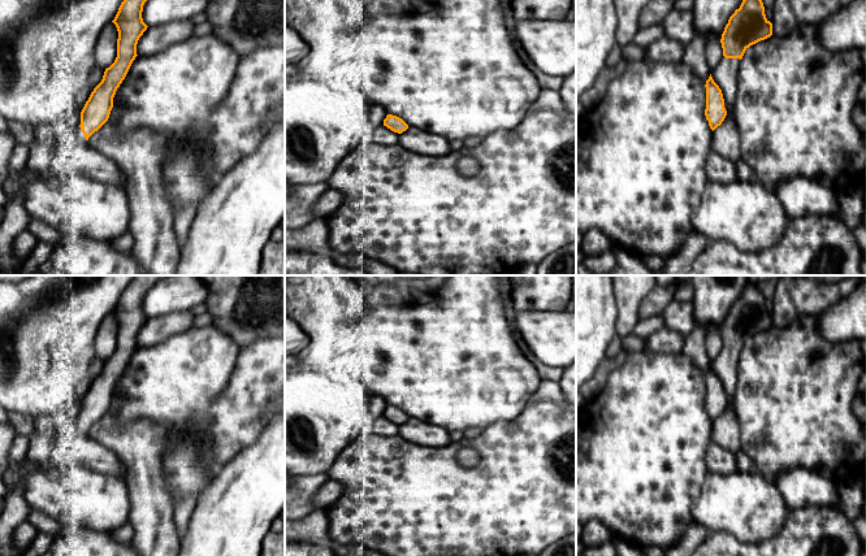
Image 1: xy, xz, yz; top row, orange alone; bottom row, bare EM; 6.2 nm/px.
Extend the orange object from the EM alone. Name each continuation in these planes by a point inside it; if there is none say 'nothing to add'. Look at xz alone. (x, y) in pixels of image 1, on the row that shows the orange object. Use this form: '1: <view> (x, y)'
1: xz (382, 135)

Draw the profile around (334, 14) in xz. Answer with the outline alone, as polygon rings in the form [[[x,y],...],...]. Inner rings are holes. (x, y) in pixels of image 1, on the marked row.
[[[315,0],[312,19],[322,23],[322,31],[359,30],[367,21],[363,0]]]

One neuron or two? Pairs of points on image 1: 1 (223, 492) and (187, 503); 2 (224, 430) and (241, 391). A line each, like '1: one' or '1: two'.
1: two
2: one

